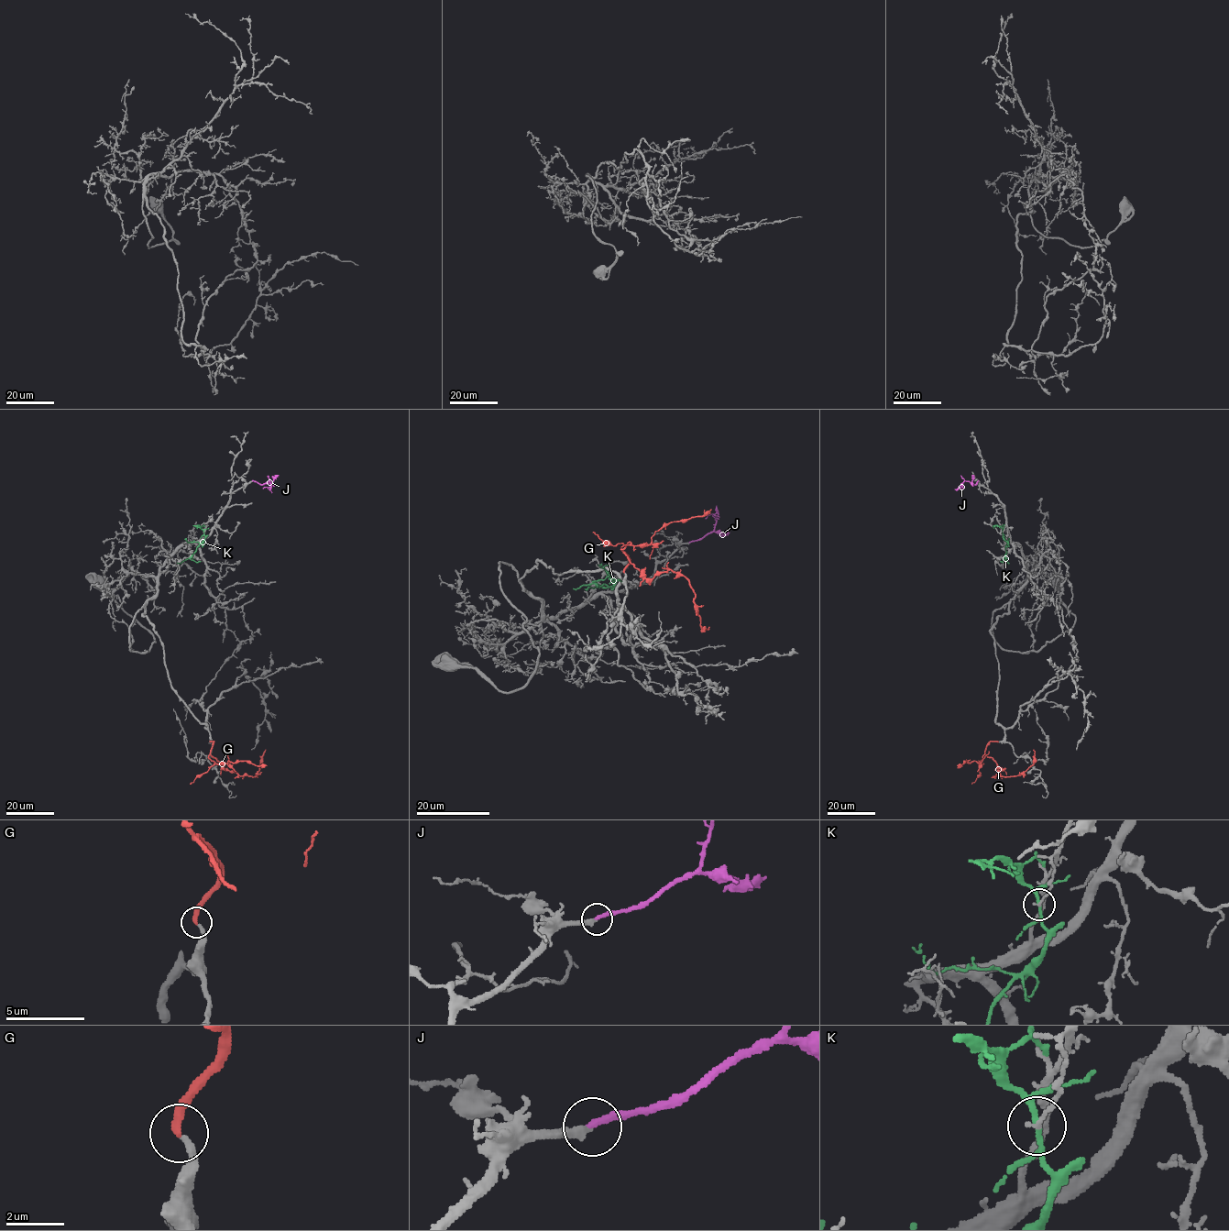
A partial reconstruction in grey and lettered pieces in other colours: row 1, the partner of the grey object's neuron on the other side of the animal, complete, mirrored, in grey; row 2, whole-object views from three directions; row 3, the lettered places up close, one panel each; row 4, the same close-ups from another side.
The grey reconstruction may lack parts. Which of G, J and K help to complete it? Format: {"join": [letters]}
{"join": ["G", "J"]}

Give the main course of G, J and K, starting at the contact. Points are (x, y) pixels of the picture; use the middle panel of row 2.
G: (624, 572), (630, 560), (625, 552), (646, 577), (670, 569), (680, 572), (696, 595), (700, 626), (709, 627)
J: (690, 542), (712, 531), (717, 512), (706, 518)
K: (615, 578), (617, 580), (611, 587), (591, 583), (573, 588)

